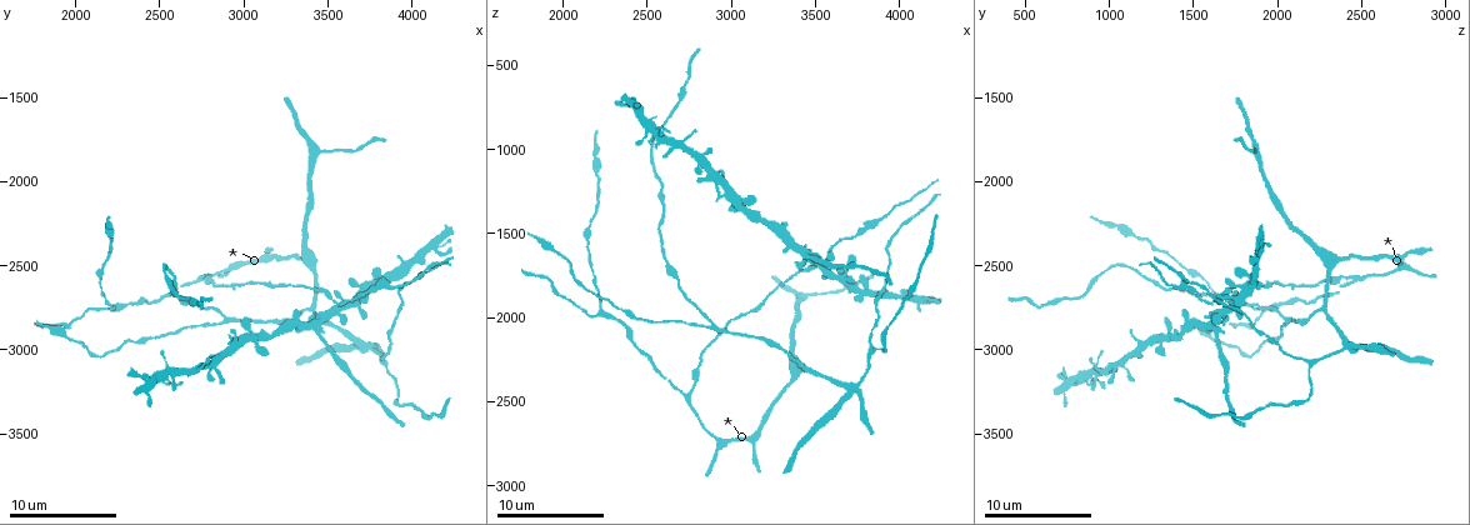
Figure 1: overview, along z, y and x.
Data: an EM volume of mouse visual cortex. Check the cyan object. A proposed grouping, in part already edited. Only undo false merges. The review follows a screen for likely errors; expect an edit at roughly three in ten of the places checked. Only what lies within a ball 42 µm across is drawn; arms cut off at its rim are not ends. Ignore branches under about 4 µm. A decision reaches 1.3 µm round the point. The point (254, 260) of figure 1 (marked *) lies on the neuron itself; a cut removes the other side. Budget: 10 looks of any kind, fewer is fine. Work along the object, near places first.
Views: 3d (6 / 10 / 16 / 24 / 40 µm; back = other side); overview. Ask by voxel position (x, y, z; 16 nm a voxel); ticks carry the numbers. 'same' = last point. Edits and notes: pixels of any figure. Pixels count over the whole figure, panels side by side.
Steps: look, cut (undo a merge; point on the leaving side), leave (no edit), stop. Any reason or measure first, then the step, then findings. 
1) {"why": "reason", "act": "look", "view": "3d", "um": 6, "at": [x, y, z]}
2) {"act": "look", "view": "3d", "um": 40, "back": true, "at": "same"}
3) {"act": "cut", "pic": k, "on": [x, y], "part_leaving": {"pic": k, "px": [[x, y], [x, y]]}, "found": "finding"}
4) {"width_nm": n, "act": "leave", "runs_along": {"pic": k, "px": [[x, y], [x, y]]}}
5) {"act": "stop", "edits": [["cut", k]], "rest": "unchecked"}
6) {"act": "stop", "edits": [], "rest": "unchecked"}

{"why": "a fork", "act": "look", "view": "3d", "um": 10, "at": [3400, 2760, 2280]}

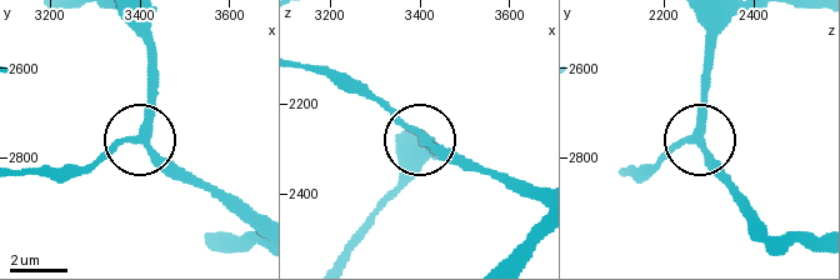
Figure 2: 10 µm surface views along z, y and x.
{"why": "other side", "act": "look", "view": "3d", "um": 10, "back": true, "at": [3400, 2760, 2270]}

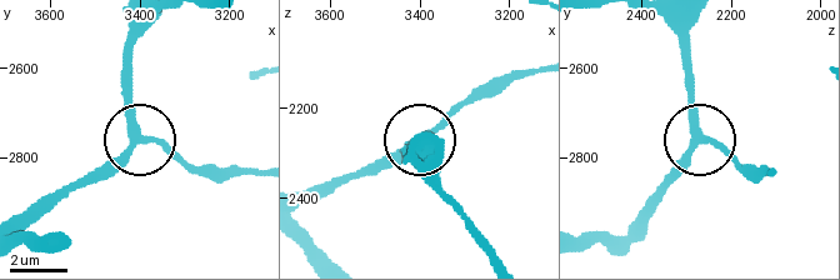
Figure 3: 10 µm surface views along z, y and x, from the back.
{"act": "leave", "found": "continuous, no second neuron"}

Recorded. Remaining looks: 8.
{"act": "look", "view": "3d", "um": 10, "at": [3460, 1820, 1860]}

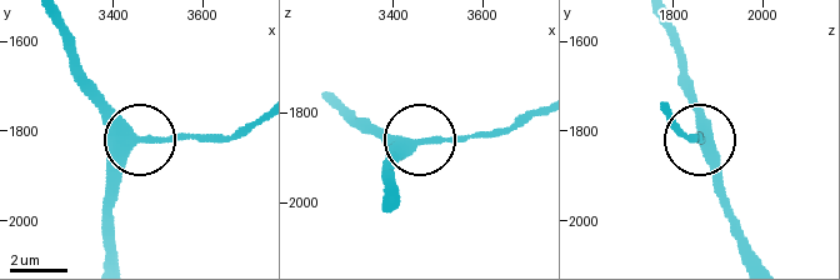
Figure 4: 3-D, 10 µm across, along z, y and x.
{"act": "leave", "runs_along": {"pic": 4, "px": [[756, 258], [704, 136], [694, 88]]}, "found": "continuous, no second neuron"}

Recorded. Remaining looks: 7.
{"why": "looks like a crossing", "act": "look", "view": "3d", "um": 16, "at": [3700, 3020, 2460]}

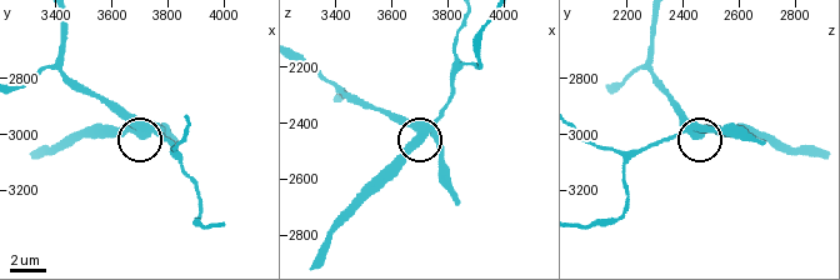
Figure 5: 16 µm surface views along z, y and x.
{"act": "look", "view": "3d", "um": 16, "back": true, "at": [3700, 3000, 2450]}

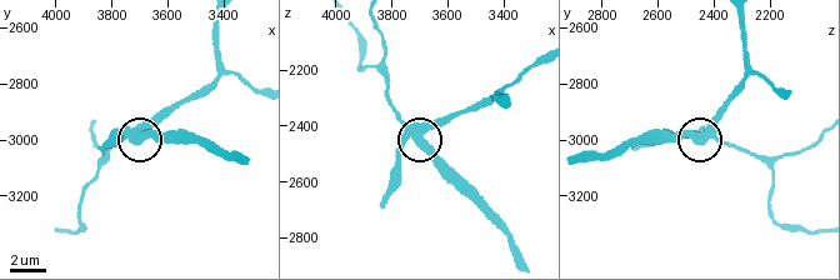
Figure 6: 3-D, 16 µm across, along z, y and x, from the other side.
{"act": "cut", "pic": 6, "on": [431, 158], "part_leaving": {"pic": 6, "px": [[416, 138], [436, 168], [504, 235], [518, 258]]}, "found": "a second neuron is stuck on"}

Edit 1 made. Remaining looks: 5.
{"why": "see it whole again", "act": "look", "view": "overview"}

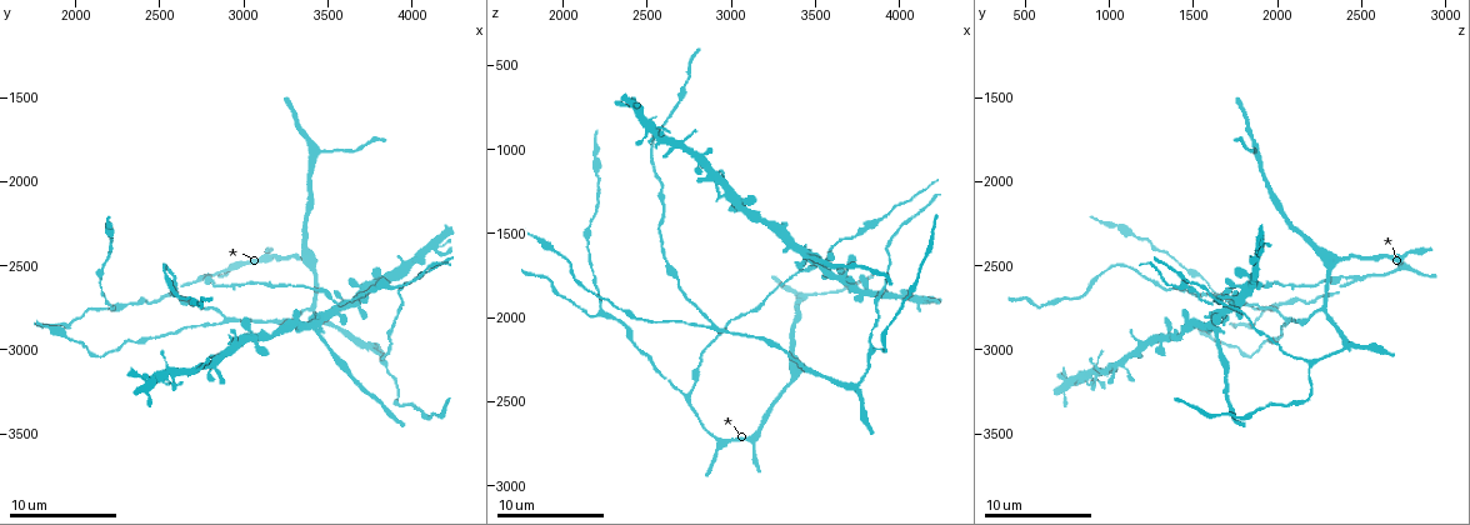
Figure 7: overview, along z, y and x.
{"why": "three-way junction", "act": "look", "view": "3d", "um": 16, "at": [2880, 2820, 2040]}

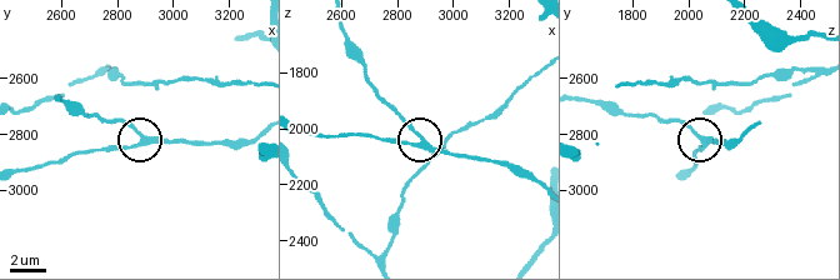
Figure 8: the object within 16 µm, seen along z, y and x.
{"width_nm": 250, "act": "leave", "runs_along": {"pic": 8, "px": [[538, 184], [493, 161], [439, 153], [421, 143], [378, 140]]}, "found": "all the same neuron"}

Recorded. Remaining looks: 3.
{"why": "four or more arms meet", "act": "look", "view": "3d", "um": 10, "at": [3440, 2860, 1620]}

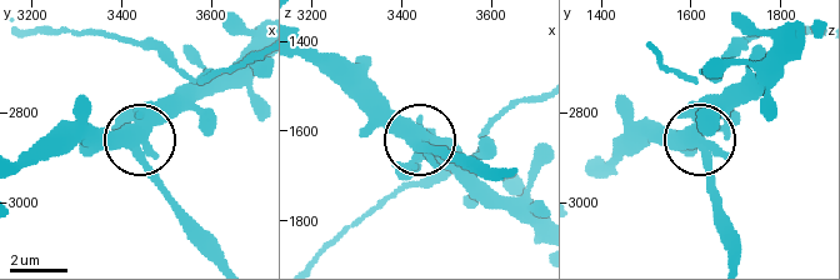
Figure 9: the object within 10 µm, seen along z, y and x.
{"act": "look", "view": "3d", "um": 6, "at": [3420, 2870, 1605]}

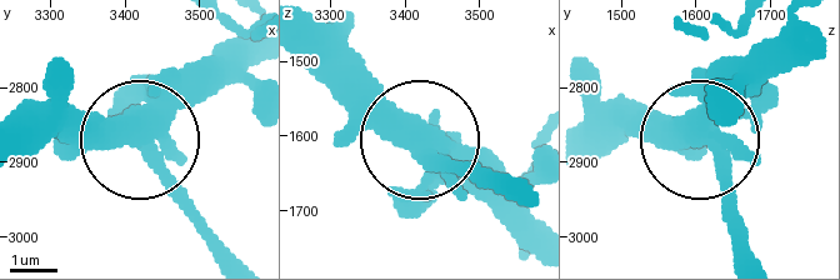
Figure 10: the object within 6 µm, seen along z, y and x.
{"arms": 4, "act": "cut", "pic": 10, "on": [186, 213], "part_leaving": {"pic": 10, "px": [[146, 154], [215, 258]]}, "found": "two neurons meet here"}

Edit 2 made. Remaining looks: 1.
{"act": "stop", "edits": [["cut", 6], ["cut", 10]], "rest": "unchecked"}

